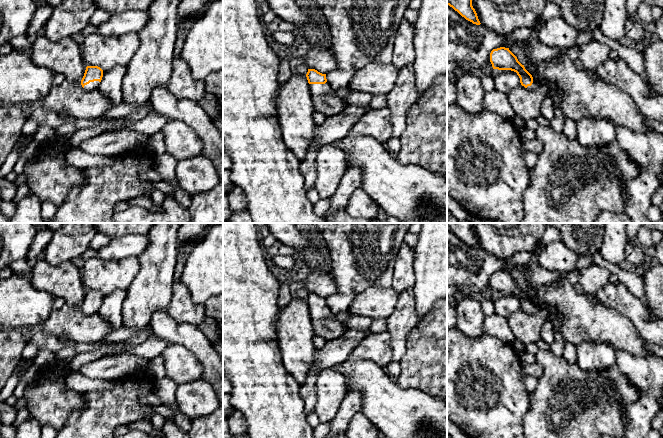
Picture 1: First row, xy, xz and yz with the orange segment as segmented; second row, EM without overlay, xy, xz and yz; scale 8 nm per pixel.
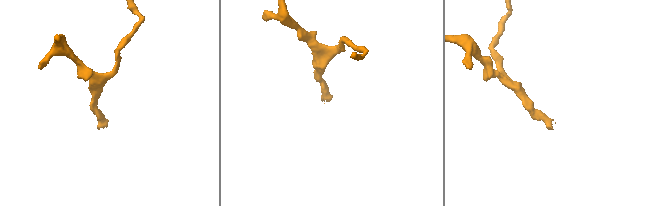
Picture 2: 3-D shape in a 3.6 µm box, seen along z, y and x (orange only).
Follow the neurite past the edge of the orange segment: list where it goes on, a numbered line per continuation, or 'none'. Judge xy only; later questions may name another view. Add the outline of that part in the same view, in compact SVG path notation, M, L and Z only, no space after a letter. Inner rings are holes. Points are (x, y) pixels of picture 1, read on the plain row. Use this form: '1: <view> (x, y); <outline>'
1: xy (91, 310); M99 305L90 306L89 308L84 310L84 313L86 315L93 315L93 314L98 313L99 309L100 309Z

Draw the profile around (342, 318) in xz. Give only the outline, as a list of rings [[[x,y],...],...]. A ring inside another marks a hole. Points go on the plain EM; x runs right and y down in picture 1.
[[[346,311],[337,315],[333,315],[333,318],[342,325],[344,332],[346,332],[349,329],[349,327],[347,326],[347,321],[349,320],[350,316],[351,314]]]

